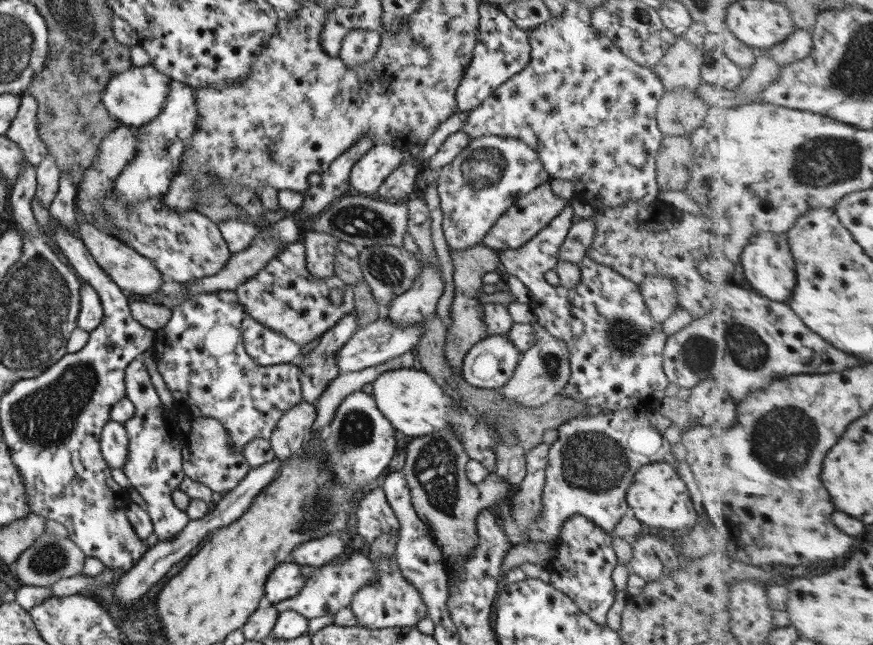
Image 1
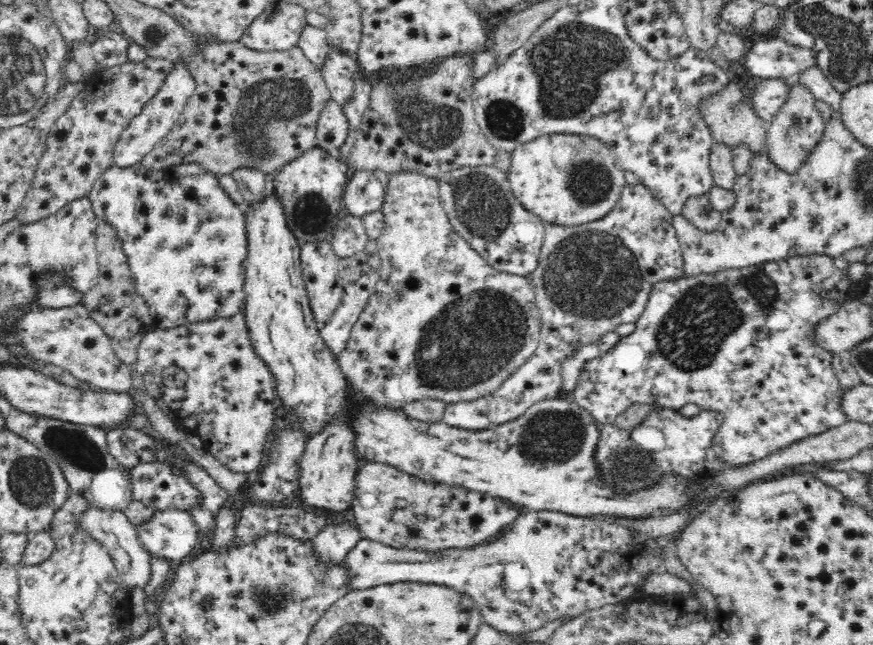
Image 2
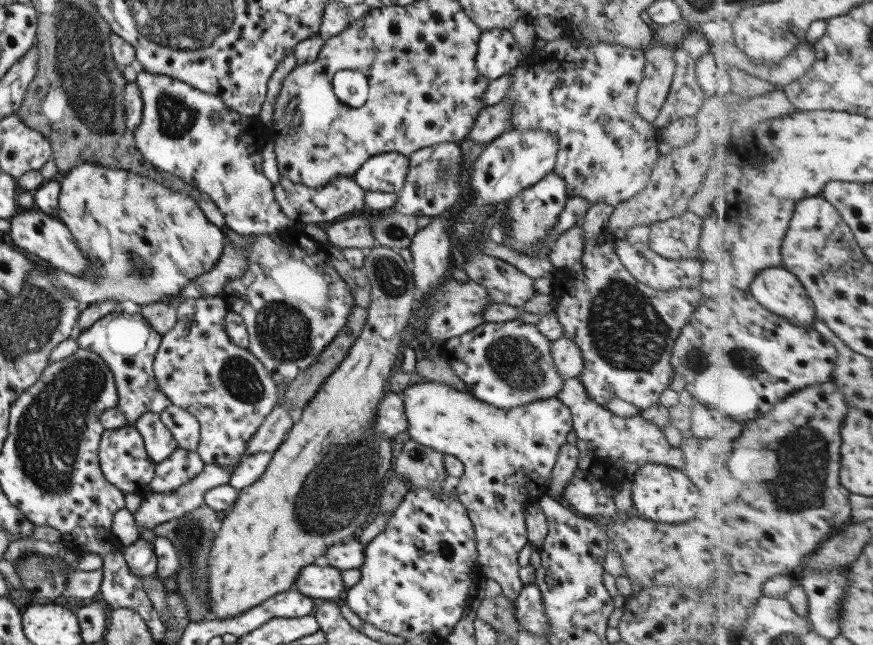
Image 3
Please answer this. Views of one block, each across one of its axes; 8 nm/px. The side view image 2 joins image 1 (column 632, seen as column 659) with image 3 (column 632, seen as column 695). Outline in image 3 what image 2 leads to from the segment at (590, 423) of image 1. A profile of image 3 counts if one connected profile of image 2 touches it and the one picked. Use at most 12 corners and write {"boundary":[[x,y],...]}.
{"boundary":[[579,378],[555,393],[571,413],[579,461],[559,501],[617,515],[606,488],[643,464],[682,471],[680,447],[640,414],[617,416]]}

